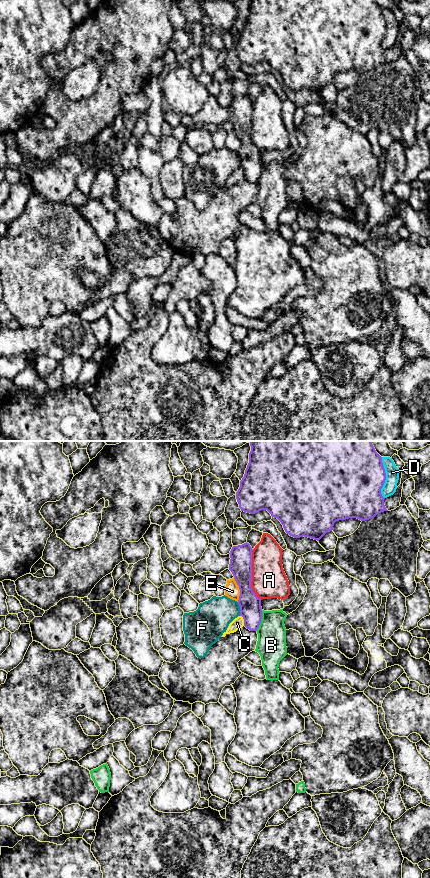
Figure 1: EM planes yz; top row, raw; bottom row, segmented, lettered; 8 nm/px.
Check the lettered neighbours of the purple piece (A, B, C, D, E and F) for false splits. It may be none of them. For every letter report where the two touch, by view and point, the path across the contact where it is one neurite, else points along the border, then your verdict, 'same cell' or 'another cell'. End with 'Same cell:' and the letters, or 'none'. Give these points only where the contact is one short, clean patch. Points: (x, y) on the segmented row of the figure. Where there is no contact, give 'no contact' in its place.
A: yz (251, 575) | another cell
B: yz (260, 620) | another cell
C: yz (244, 620) | along yz (240, 615), (244, 625) | another cell
D: yz (385, 478) | another cell
E: yz (240, 590) | another cell
F: yz (240, 609) | another cell
Same cell: none

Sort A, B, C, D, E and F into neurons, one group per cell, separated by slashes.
A / B / C / D / E / F

